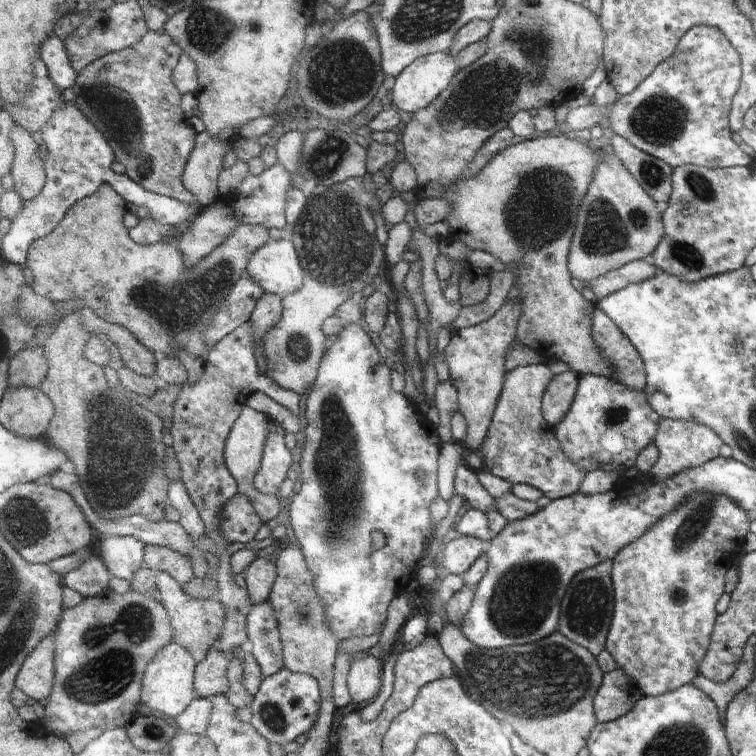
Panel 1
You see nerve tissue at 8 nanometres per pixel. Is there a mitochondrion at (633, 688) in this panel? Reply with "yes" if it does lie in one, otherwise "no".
no

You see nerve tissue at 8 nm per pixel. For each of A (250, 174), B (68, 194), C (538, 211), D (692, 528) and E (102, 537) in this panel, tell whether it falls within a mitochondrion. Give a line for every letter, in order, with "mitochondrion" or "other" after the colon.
A: other
B: other
C: mitochondrion
D: mitochondrion
E: other

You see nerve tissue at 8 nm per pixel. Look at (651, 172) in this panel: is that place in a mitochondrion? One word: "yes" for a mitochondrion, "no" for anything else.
yes

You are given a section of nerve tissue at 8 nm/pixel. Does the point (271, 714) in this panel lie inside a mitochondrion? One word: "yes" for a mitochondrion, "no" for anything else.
yes

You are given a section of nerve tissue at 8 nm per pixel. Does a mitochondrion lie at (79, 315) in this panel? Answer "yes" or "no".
no

